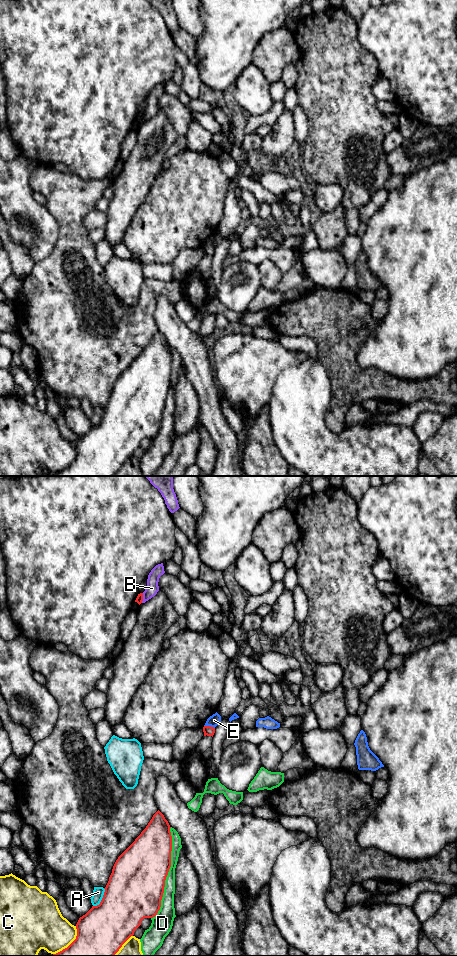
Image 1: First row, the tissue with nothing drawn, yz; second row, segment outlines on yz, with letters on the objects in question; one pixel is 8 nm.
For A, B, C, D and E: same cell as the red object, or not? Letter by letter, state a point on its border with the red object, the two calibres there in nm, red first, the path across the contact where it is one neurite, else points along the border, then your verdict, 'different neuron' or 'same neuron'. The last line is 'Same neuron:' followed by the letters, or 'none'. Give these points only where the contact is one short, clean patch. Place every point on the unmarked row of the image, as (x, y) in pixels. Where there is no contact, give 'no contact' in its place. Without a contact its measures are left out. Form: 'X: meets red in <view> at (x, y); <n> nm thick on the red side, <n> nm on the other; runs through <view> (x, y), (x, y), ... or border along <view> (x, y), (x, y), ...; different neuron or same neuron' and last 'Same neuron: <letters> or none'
A: meets red in yz at (102, 419); 440 nm thick on the red side, 90 nm on the other; different neuron
B: meets red in yz at (142, 118); 60 nm thick on the red side, 100 nm on the other; border along yz (143, 113), (141, 122); different neuron
C: meets red in yz at (71, 463); 380 nm thick on the red side, 340 nm on the other; different neuron
D: meets red in yz at (167, 393); 440 nm thick on the red side, 110 nm on the other; different neuron
E: meets red in yz at (209, 246); 80 nm thick on the red side, 90 nm on the other; border along yz (204, 245), (210, 245), (214, 248); different neuron
Same neuron: none

